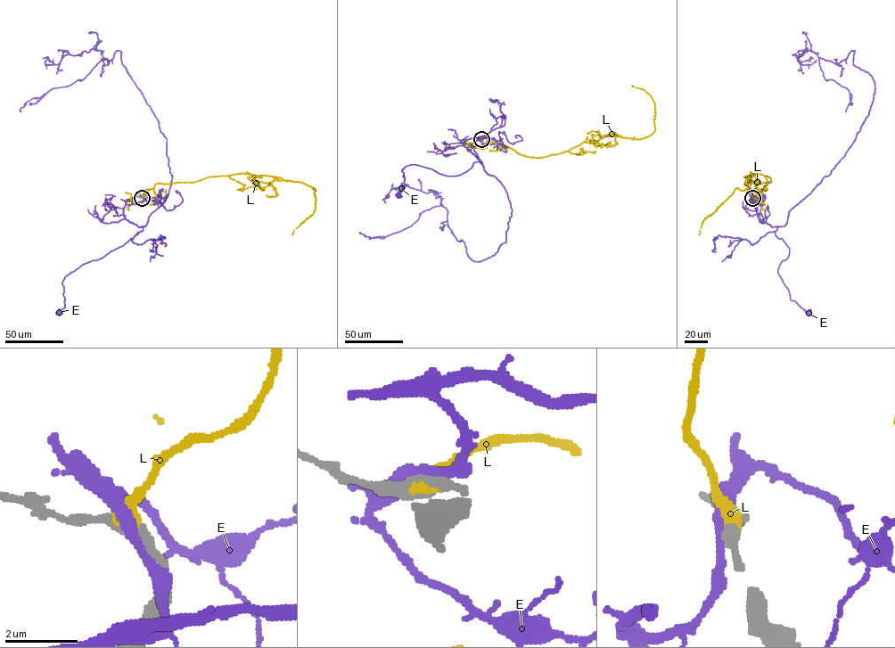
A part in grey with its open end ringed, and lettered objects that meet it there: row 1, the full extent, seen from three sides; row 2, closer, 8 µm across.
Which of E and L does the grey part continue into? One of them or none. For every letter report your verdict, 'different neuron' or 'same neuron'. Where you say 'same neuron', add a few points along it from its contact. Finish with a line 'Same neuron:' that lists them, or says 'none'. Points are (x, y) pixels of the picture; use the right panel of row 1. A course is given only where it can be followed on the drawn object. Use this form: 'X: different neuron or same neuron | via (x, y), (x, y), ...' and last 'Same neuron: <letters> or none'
E: different neuron
L: same neuron | via (752, 197), (757, 184), (770, 182), (768, 176), (750, 176), (752, 182), (709, 215), (698, 234)
Same neuron: L

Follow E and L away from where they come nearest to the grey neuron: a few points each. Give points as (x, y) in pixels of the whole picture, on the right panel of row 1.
E: (752, 198), (750, 201), (757, 216), (777, 226), (775, 235), (789, 248), (777, 272), (790, 299), (808, 313)
L: (752, 197), (757, 184), (770, 182), (768, 176), (750, 176), (752, 182), (709, 215), (698, 234)

